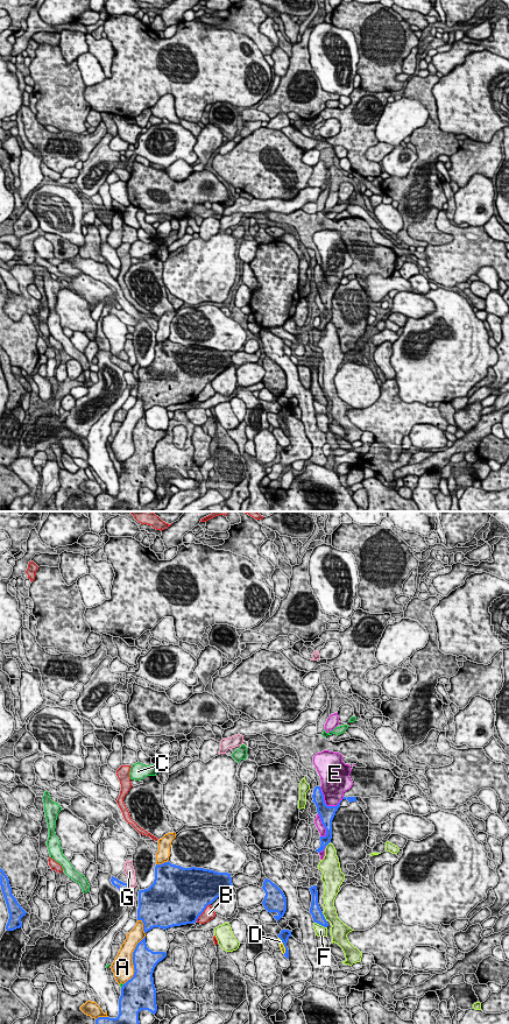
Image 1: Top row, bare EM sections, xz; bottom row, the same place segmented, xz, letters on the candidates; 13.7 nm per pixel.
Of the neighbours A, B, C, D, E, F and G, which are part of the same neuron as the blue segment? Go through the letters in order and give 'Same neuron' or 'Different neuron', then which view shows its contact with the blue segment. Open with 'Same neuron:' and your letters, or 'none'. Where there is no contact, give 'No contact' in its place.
Same neuron: none
A: Different neuron. Touches blue in xz
B: Different neuron. Touches blue in xz
C: Different neuron. Touches blue in xz
D: Different neuron. Touches blue in xz
E: Different neuron. Touches blue in xz
F: Different neuron. Touches blue in xz
G: Different neuron. Touches blue in xz

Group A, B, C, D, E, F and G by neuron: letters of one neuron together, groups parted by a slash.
A / B / C / D / E / F / G

